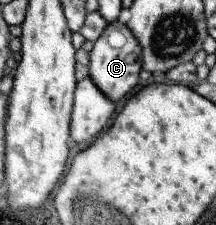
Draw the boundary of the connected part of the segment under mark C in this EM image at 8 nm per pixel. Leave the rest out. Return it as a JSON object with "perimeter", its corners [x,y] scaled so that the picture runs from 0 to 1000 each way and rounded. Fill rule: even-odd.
{"perimeter":[[[546,89],[519,93],[486,116],[407,236],[407,338],[458,413],[500,431],[523,458],[560,449],[616,396],[634,356],[657,347],[653,240],[644,191],[597,124]]]}

